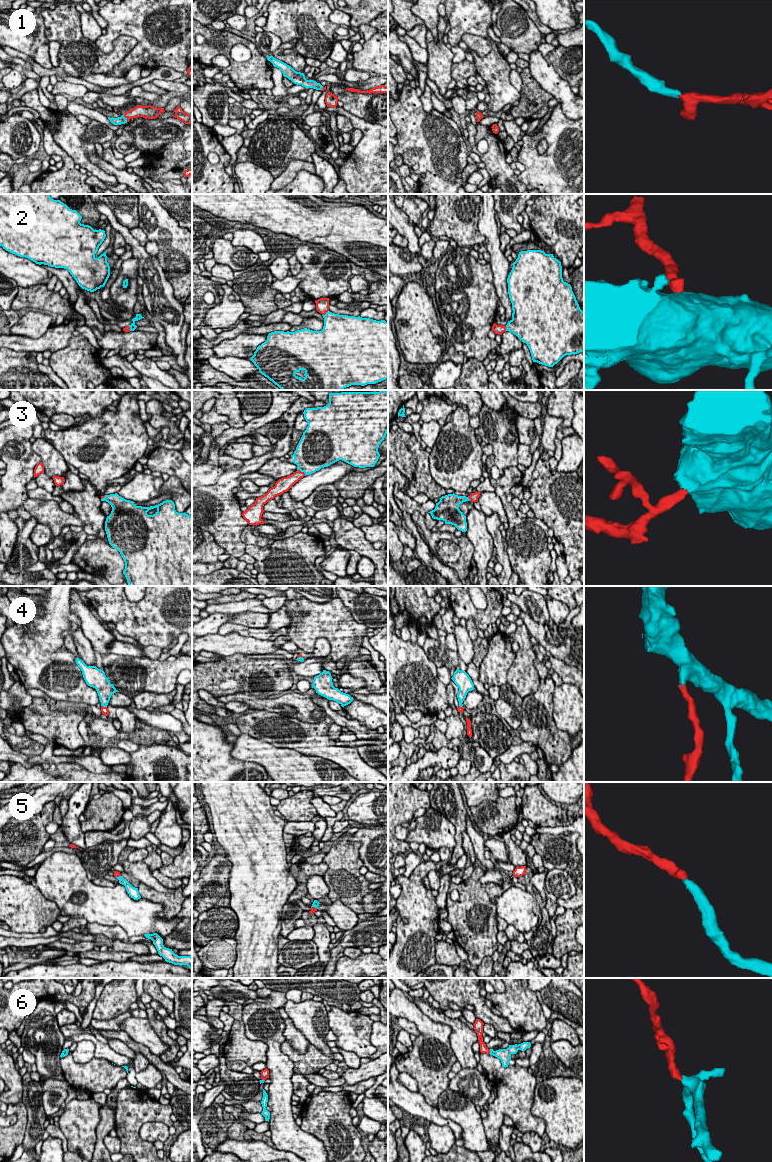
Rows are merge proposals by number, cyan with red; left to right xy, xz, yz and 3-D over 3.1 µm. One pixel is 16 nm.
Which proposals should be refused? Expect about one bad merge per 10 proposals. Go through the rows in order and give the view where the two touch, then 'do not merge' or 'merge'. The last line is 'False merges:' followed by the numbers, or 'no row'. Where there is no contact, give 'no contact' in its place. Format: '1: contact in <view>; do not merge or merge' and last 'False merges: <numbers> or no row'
1: contact in xy; merge
2: contact in xz; merge
3: contact in xz; merge
4: contact in xz; merge
5: contact in xz; merge
6: contact in yz; merge
False merges: no row

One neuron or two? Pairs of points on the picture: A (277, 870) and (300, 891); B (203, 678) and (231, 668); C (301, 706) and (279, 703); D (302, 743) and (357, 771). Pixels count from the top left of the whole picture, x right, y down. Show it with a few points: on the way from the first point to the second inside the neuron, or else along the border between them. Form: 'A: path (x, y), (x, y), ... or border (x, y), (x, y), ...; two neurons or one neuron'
A: border (290, 868), (296, 887), (287, 901); two neurons
B: path (210, 677), (222, 677), (224, 675); one neuron
C: path (296, 705), (284, 704); one neuron
D: path (316, 743), (343, 757); one neuron

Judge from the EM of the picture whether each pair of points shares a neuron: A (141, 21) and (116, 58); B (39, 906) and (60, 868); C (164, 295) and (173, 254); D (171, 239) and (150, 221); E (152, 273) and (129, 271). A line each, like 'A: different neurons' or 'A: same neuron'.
A: different neurons
B: different neurons
C: different neurons
D: same neuron
E: different neurons

